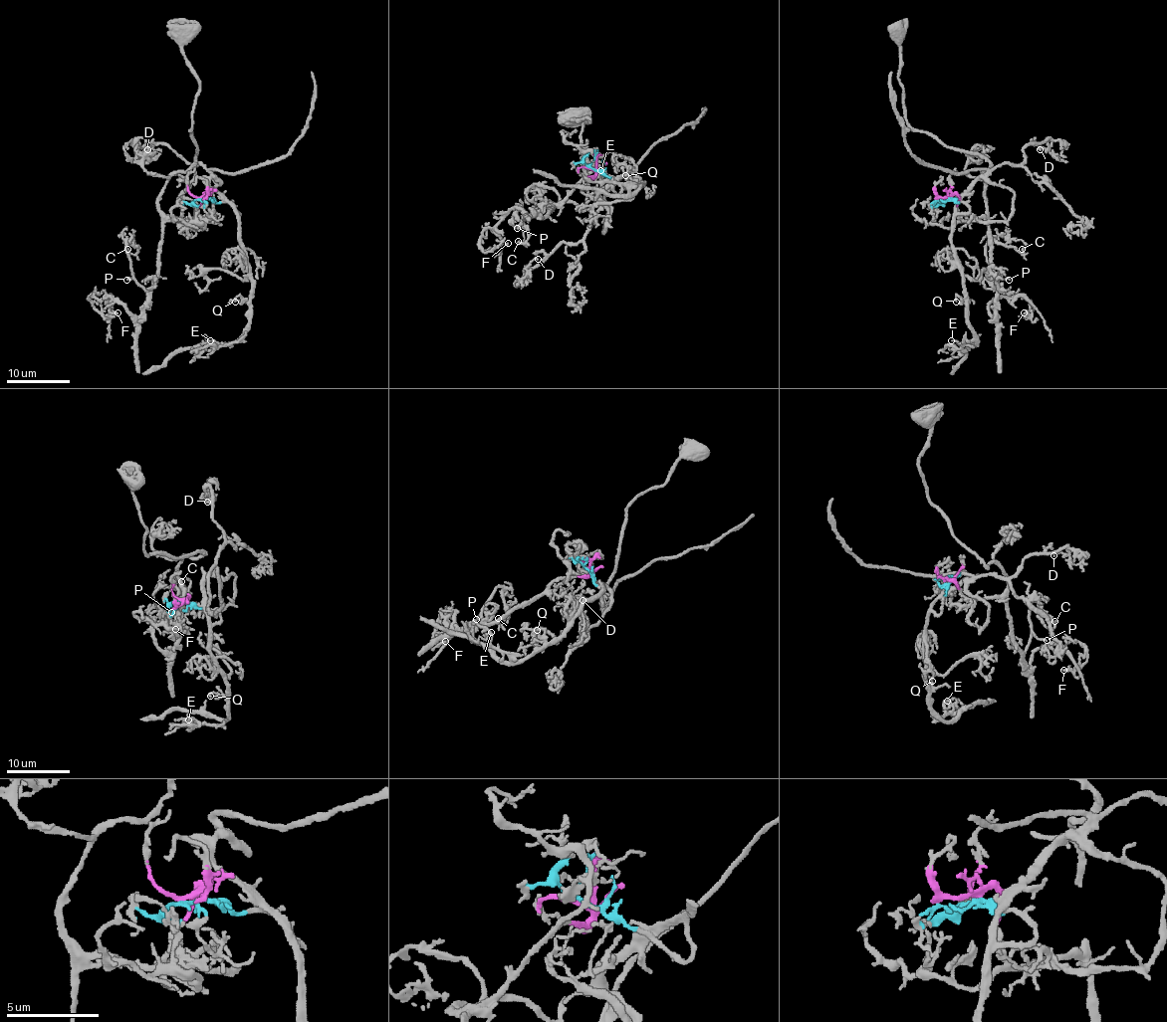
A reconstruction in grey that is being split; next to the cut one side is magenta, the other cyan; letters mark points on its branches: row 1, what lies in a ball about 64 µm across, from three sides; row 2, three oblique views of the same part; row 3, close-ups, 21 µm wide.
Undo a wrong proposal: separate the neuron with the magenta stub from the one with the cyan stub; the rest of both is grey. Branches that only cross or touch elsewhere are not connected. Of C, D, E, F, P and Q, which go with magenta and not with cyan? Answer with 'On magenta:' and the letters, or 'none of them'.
On magenta: C, F, P

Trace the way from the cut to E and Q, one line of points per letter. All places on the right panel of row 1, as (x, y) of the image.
E: (949, 198), (959, 201), (951, 223), (951, 244), (964, 282), (965, 321), (973, 334), (962, 347), (951, 340)
Q: (949, 198), (959, 201), (953, 215), (951, 244), (964, 282), (965, 300), (956, 296), (956, 302)

